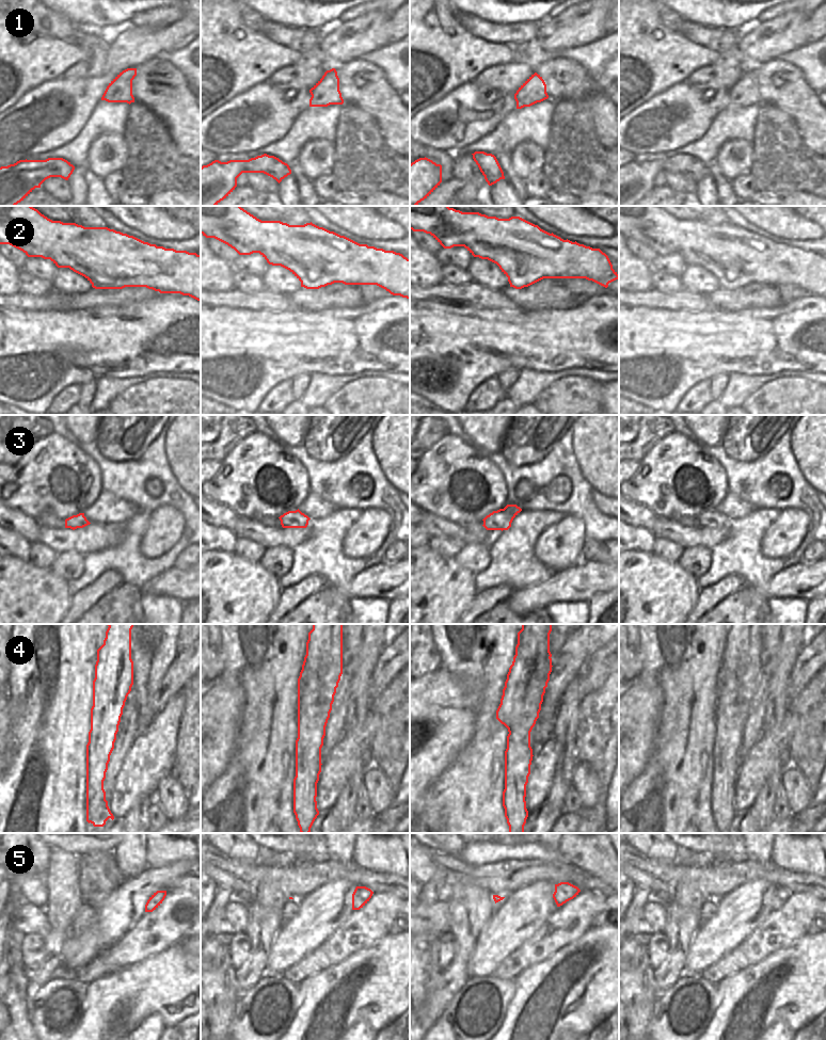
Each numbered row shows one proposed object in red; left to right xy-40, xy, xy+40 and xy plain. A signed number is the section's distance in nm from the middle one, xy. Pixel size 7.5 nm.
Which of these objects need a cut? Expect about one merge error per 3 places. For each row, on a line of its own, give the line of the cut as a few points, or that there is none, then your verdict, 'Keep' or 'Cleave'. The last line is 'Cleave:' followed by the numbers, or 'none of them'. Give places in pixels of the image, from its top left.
1: Split along xy+40 (486, 153), (473, 156). Cleave
2: No split. Keep
3: No split. Keep
4: Split along xy-40 (108, 627), (110, 656), (124, 661), (114, 680). Cleave
5: No split. Keep
Cleave: 1, 4.

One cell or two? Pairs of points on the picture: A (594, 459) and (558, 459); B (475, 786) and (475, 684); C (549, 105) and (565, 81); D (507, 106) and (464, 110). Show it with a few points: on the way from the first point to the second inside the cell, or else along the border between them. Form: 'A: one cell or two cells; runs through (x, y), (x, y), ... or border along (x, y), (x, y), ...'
A: two cells; border along (572, 433), (572, 449), (578, 468), (587, 480)
B: one cell; runs through (482, 761), (486, 752), (486, 709)
C: two cells; border along (549, 97), (554, 100)
D: one cell; runs through (496, 108), (475, 110)

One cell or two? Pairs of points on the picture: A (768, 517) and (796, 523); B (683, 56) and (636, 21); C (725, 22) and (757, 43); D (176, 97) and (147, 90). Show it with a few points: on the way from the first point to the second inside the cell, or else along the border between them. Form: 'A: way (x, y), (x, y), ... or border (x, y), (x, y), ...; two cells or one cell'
A: border (799, 509), (783, 509), (767, 529), (762, 540); two cells
B: way (669, 56), (663, 56), (642, 35); one cell
C: border (757, 22), (744, 29), (736, 38); two cells
D: way (169, 95), (155, 94); one cell

